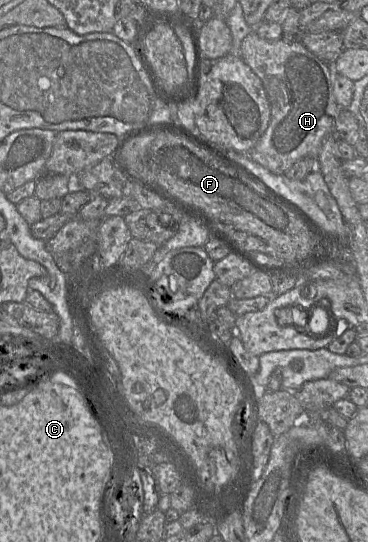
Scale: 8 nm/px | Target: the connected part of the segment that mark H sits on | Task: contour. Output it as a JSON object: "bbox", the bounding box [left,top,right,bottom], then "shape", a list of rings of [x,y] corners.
{"bbox":[241,30,341,174],"shape":[[[253,30],[243,39],[242,44],[241,44],[241,57],[244,60],[244,62],[252,69],[252,71],[262,81],[263,87],[266,91],[268,100],[270,102],[270,111],[271,111],[270,122],[266,131],[261,136],[257,144],[249,152],[251,159],[257,162],[258,164],[262,165],[263,167],[265,167],[266,169],[268,169],[270,172],[274,174],[284,174],[288,169],[292,167],[294,163],[296,163],[298,160],[302,158],[305,158],[305,157],[317,158],[324,140],[331,134],[335,133],[336,118],[341,110],[334,96],[332,68],[331,68],[331,66],[333,65],[329,65],[323,62],[322,60],[320,60],[313,53],[311,53],[303,45],[301,41],[287,41],[283,38],[277,41],[267,41],[265,39],[260,38],[255,30]]]}

